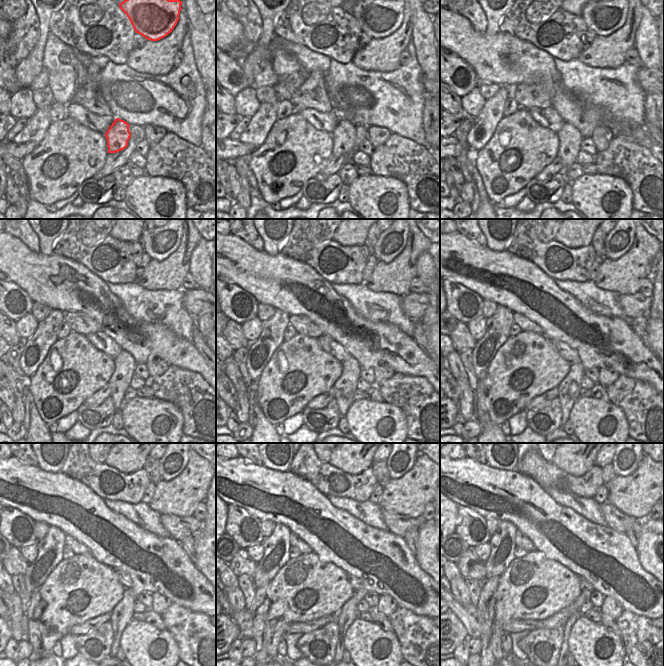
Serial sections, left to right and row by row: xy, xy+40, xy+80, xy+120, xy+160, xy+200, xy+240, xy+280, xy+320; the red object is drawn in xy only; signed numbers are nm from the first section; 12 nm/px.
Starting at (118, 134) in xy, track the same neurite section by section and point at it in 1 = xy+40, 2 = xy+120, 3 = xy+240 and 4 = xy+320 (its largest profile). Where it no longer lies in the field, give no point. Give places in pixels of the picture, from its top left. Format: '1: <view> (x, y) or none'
1: xy+40 (344, 135)
2: xy+120 (120, 379)
3: xy+240 (121, 615)
4: xy+320 (575, 613)

